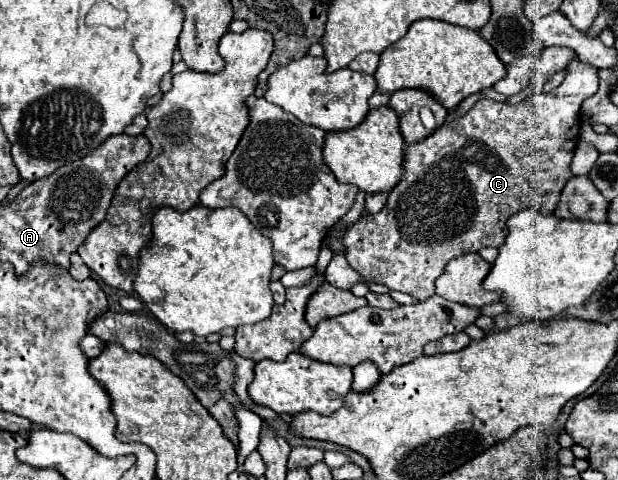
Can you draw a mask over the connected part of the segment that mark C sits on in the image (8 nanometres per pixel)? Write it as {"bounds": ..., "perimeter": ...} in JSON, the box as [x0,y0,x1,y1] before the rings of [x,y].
{"bounds":[344,61,598,301],"perimeter":[[[572,61],[568,65],[568,73],[566,73],[562,85],[558,85],[554,91],[532,95],[532,97],[524,99],[524,103],[518,103],[518,105],[498,103],[494,99],[482,99],[470,111],[466,111],[462,117],[458,117],[456,121],[444,121],[432,135],[428,135],[426,139],[422,139],[418,143],[408,145],[406,151],[404,151],[404,155],[406,155],[406,159],[404,159],[406,173],[402,177],[402,181],[388,193],[388,201],[386,201],[384,209],[378,215],[370,215],[366,219],[360,219],[358,223],[354,223],[346,231],[344,243],[346,243],[346,259],[348,259],[350,267],[356,269],[366,281],[382,283],[388,289],[396,289],[396,291],[412,295],[416,301],[426,301],[428,297],[434,295],[434,281],[442,275],[448,261],[452,261],[452,259],[456,259],[460,255],[466,255],[466,253],[478,253],[484,247],[500,247],[504,243],[504,239],[506,239],[506,233],[508,233],[506,231],[506,221],[514,213],[518,213],[522,209],[528,209],[528,207],[536,207],[544,215],[554,213],[556,207],[558,207],[560,193],[562,193],[566,181],[572,177],[570,163],[572,163],[574,149],[576,149],[578,139],[580,139],[580,105],[582,105],[584,99],[592,97],[596,91],[598,91],[598,69],[590,69],[590,65],[582,65],[582,61]]]}

